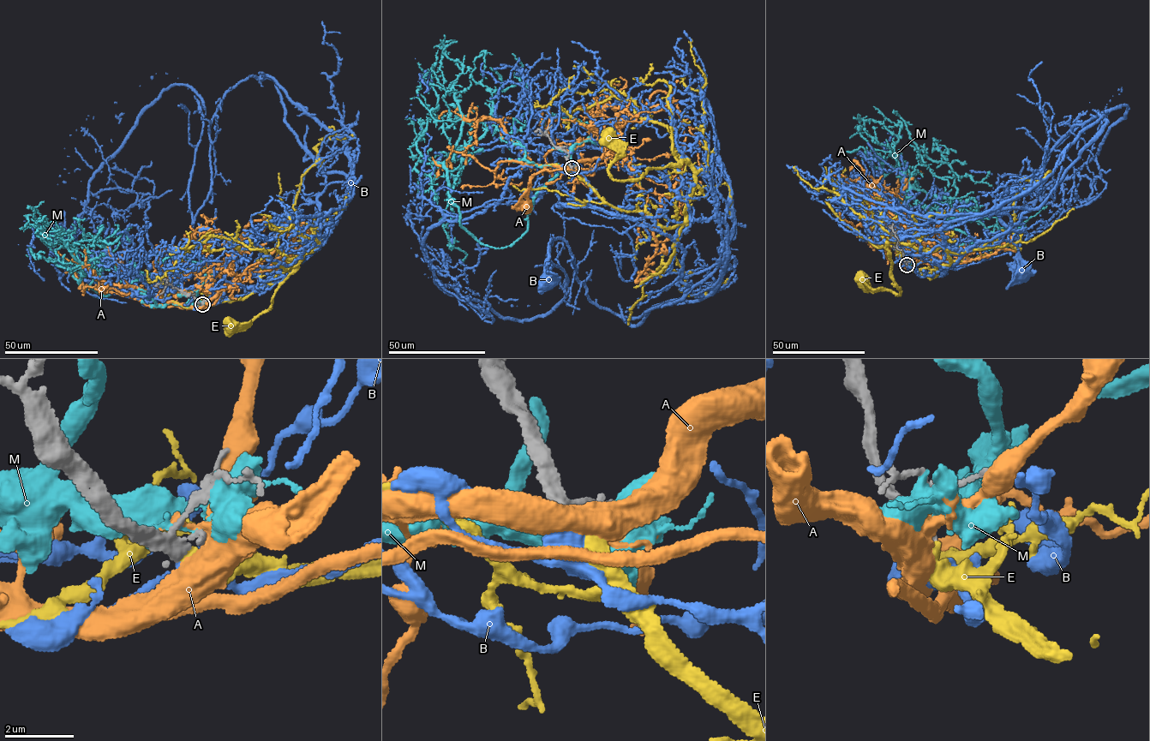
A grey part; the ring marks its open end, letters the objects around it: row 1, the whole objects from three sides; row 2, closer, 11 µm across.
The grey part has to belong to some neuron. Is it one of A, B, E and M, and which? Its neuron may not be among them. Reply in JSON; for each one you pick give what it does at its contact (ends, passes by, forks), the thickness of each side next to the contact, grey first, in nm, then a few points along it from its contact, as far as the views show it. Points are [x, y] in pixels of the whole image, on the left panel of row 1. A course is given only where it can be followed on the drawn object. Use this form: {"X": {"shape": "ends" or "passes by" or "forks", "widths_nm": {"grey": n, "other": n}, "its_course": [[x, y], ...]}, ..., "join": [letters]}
{"E": {"shape": "ends", "widths_nm": {"grey": 220, "other": 360}, "its_course": [[202, 304], [245, 298], [313, 242], [272, 306], [240, 325], [245, 328], [229, 328]]}, "join": ["E"]}

